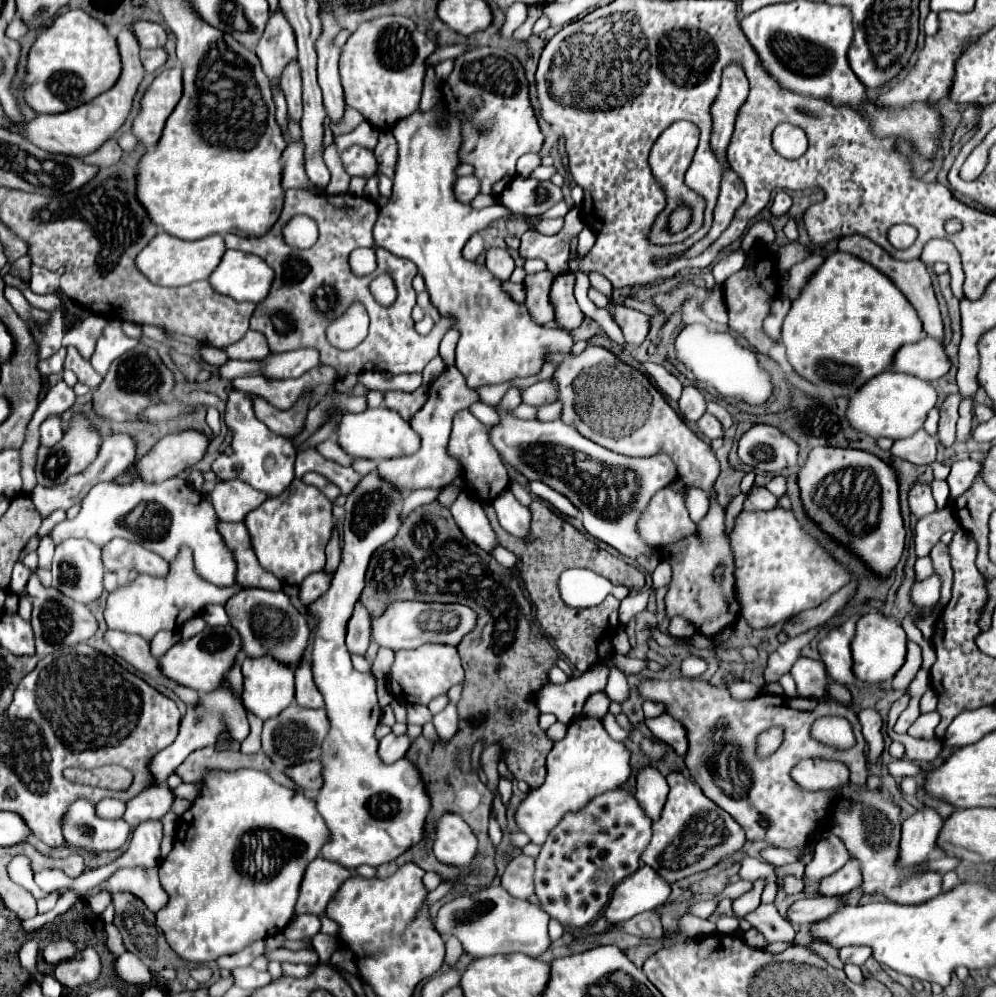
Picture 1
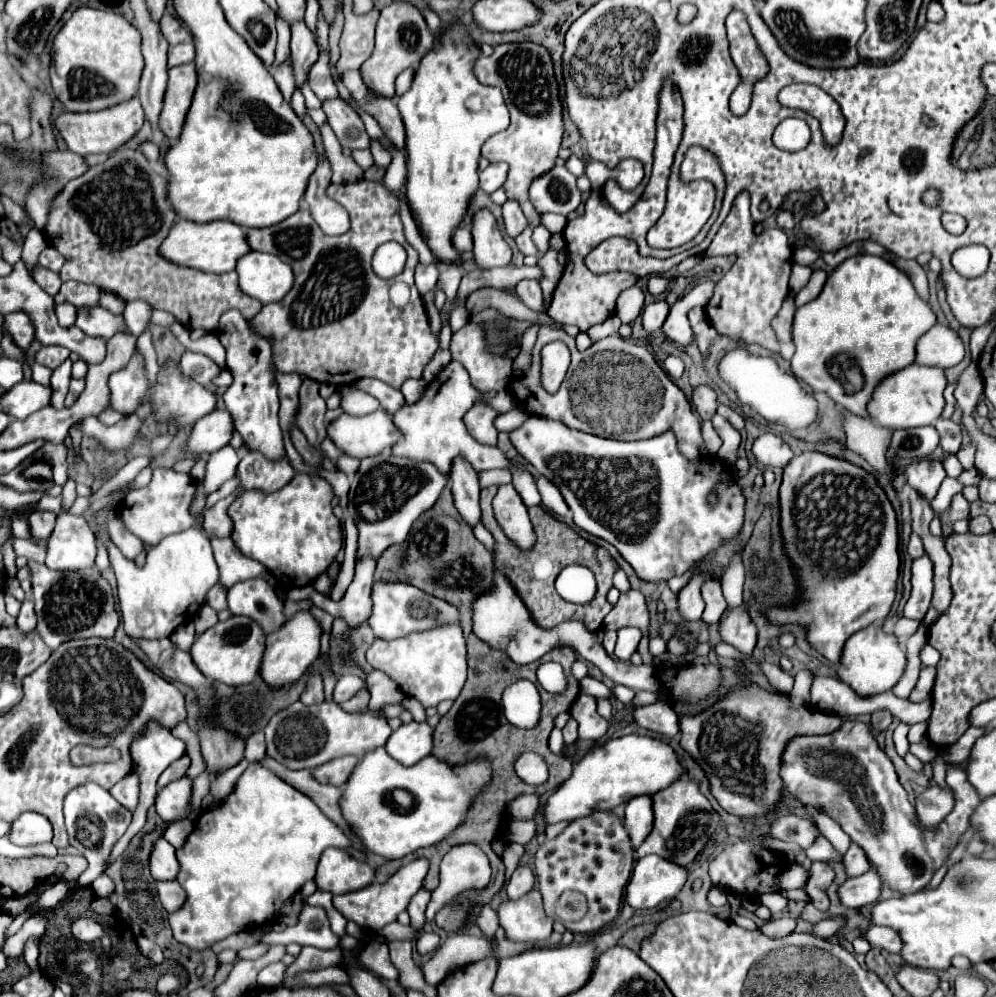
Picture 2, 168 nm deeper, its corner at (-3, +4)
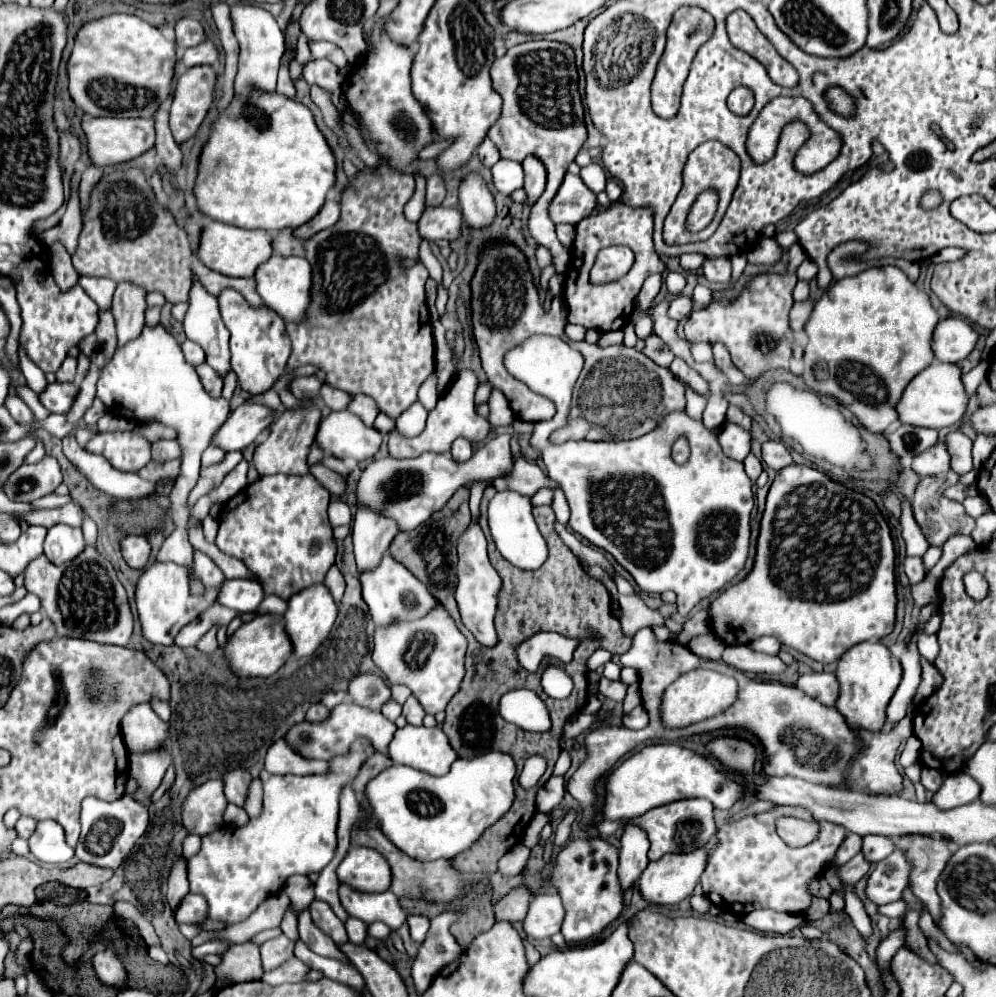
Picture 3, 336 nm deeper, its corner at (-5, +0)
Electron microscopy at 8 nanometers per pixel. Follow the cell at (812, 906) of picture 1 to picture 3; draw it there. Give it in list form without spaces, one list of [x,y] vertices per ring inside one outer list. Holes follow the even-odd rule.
[[[894,851],[874,865],[866,883],[866,897],[876,905],[898,901],[908,887],[908,873],[910,865],[906,865],[906,857]]]

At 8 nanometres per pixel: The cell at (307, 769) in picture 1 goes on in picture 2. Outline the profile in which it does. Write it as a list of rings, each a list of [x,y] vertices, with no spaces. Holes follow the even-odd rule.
[[[340,757],[340,759],[328,761],[326,765],[320,765],[318,769],[314,769],[314,777],[320,783],[330,783],[330,785],[342,787],[348,781],[348,777],[352,775],[352,769],[356,767],[358,761],[360,761],[358,757]]]

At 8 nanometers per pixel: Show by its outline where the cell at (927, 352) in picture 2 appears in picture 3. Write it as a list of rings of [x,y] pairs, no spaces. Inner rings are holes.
[[[948,317],[940,321],[932,335],[932,353],[936,361],[958,363],[962,361],[976,345],[978,333],[974,327],[958,317]]]

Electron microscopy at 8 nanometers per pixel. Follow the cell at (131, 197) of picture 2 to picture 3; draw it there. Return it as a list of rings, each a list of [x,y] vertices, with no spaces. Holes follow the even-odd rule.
[[[140,167],[110,171],[92,187],[88,205],[82,209],[82,231],[78,247],[72,253],[72,265],[78,275],[106,277],[116,283],[128,281],[142,287],[146,293],[160,291],[172,305],[182,301],[188,303],[194,281],[200,281],[214,297],[224,289],[234,289],[250,303],[250,307],[260,309],[264,305],[258,293],[254,293],[254,279],[226,277],[198,261],[186,231],[176,225],[168,209],[158,205]]]

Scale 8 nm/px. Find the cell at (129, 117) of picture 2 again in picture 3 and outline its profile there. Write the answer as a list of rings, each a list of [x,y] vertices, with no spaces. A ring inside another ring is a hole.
[[[84,117],[82,131],[88,143],[90,161],[98,167],[116,165],[122,161],[130,161],[150,147],[154,147],[154,119],[150,117],[136,117],[136,119],[120,119],[120,117]]]

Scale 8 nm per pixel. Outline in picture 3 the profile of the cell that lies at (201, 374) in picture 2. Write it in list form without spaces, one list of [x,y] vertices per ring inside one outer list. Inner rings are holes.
[[[184,341],[182,343],[182,351],[184,351],[184,357],[186,357],[186,361],[190,363],[190,365],[202,365],[204,361],[206,361],[206,355],[204,355],[204,351],[194,343],[194,341]]]

